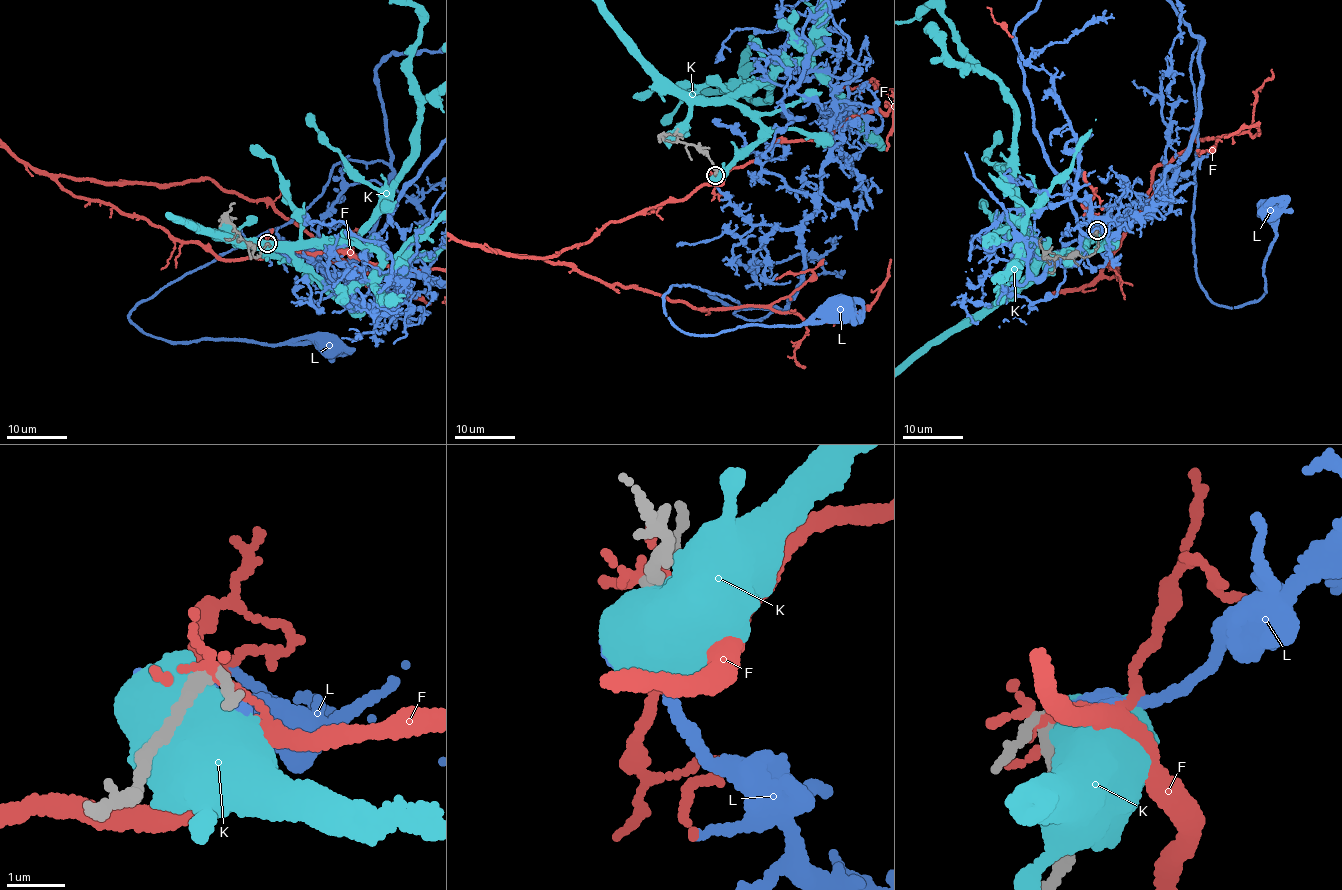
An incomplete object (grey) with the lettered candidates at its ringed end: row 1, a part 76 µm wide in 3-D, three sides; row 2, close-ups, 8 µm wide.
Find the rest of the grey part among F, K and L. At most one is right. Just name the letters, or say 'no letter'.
L

